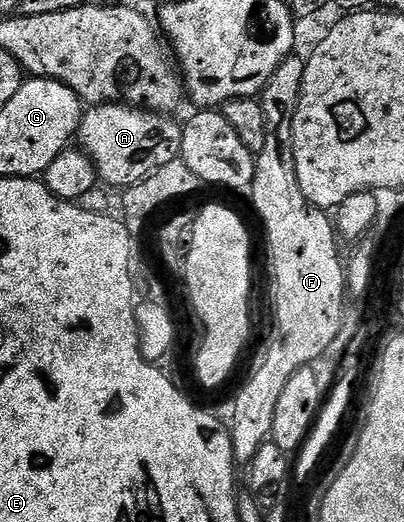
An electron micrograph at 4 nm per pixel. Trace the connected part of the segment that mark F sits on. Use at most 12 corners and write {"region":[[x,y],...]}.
{"region":[[305,63],[258,97],[250,195],[268,239],[272,329],[231,427],[269,435],[282,390],[346,313],[329,213],[294,166]]}

